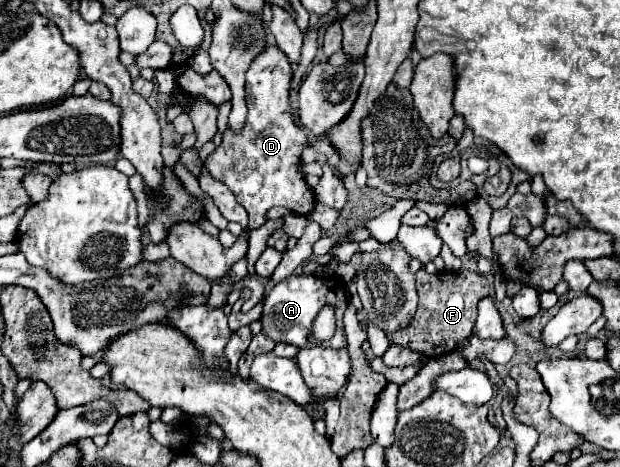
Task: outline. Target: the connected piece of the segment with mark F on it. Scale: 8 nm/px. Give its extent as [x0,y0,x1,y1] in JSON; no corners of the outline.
[388,267,488,357]

